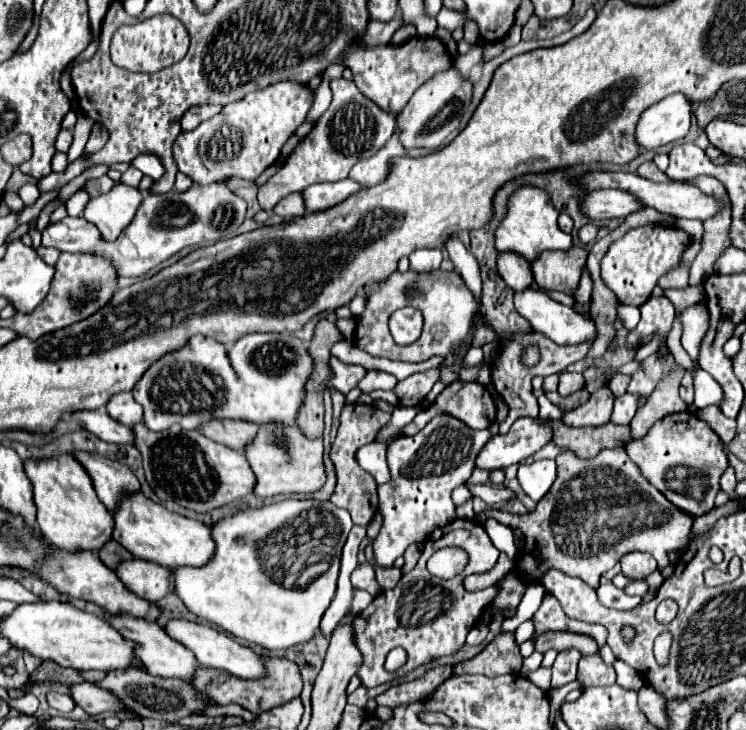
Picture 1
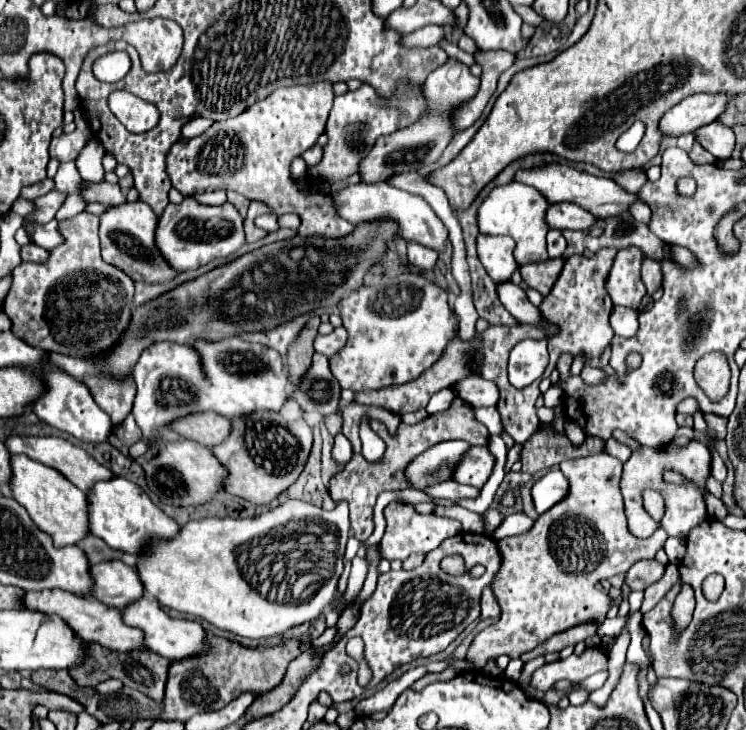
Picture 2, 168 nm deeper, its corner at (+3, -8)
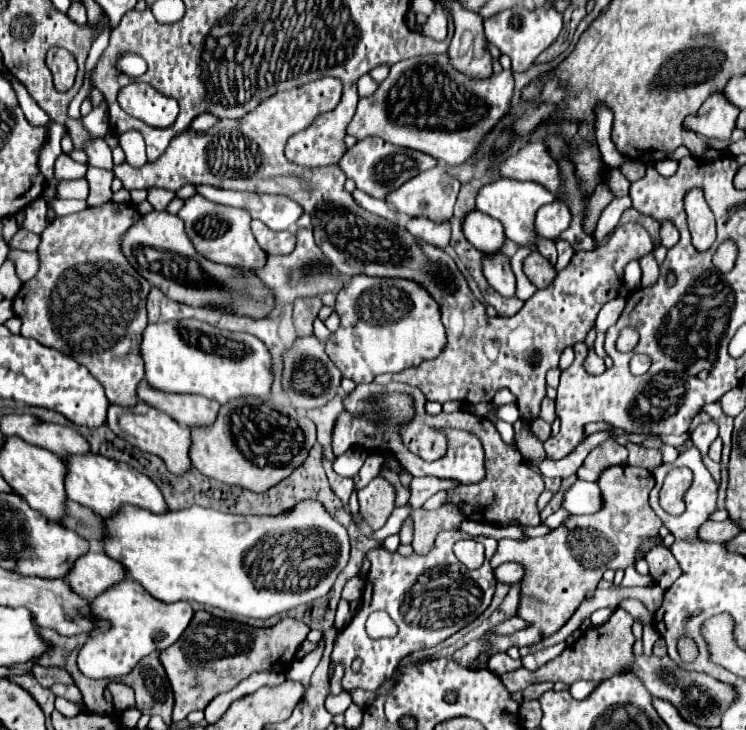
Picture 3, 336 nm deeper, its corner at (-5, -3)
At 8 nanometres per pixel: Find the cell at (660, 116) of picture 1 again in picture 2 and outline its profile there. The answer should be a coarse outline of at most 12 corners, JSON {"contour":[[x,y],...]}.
{"contour":[[693,94],[665,112],[667,136],[717,120],[727,94]]}

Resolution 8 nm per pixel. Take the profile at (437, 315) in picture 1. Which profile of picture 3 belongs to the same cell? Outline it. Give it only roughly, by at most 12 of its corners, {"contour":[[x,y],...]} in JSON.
{"contour":[[357,275],[325,349],[357,385],[447,345],[409,279]]}

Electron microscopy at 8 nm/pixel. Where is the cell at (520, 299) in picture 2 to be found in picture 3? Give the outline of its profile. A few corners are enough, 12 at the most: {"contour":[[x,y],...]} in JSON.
{"contour":[[509,257],[483,259],[483,273],[497,293],[515,297]]}

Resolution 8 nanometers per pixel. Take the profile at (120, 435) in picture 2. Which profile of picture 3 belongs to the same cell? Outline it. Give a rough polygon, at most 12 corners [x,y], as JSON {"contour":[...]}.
{"contour":[[139,401],[111,405],[109,429],[163,459],[193,471],[191,429]]}

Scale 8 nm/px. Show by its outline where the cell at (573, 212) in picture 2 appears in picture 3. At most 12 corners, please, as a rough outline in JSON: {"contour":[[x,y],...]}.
{"contour":[[561,201],[543,205],[535,217],[537,233],[557,239],[571,225]]}

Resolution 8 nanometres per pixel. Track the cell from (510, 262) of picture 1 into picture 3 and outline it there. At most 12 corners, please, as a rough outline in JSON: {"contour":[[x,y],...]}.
{"contour":[[481,211],[463,221],[467,241],[481,253],[505,243],[501,223]]}

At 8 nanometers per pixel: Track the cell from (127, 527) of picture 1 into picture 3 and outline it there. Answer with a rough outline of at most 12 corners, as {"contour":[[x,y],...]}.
{"contour":[[95,453],[65,461],[67,497],[109,519],[167,513],[159,487]]}

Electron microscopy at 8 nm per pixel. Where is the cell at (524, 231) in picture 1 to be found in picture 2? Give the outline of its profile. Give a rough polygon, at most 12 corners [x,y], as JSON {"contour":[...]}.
{"contour":[[521,182],[477,208],[483,234],[511,236],[515,260],[545,262],[547,202]]}

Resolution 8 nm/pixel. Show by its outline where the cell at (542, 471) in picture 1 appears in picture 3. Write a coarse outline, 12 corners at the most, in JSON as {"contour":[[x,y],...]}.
{"contour":[[577,479],[565,491],[561,507],[569,513],[597,513],[601,491]]}

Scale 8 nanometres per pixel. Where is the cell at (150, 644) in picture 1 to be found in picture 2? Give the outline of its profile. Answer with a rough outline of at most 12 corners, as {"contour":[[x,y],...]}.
{"contour":[[31,590],[27,610],[57,614],[85,642],[141,650],[121,610],[65,590]]}

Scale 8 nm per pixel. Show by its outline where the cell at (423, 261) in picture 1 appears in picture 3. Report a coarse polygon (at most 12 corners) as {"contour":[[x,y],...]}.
{"contour":[[425,217],[409,219],[407,231],[429,245],[445,249],[449,223]]}

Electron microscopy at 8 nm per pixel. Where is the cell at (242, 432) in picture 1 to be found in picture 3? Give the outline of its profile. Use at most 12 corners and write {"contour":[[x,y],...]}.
{"contour":[[155,391],[137,395],[189,429],[209,427],[221,405],[201,395]]}

